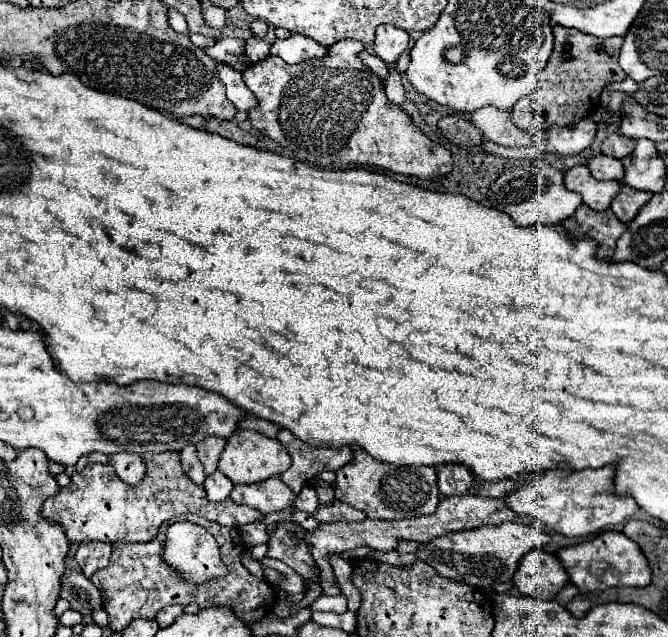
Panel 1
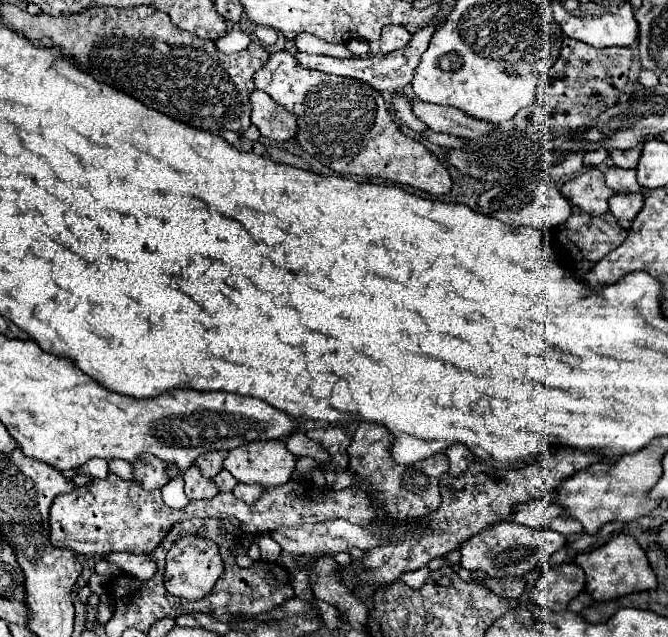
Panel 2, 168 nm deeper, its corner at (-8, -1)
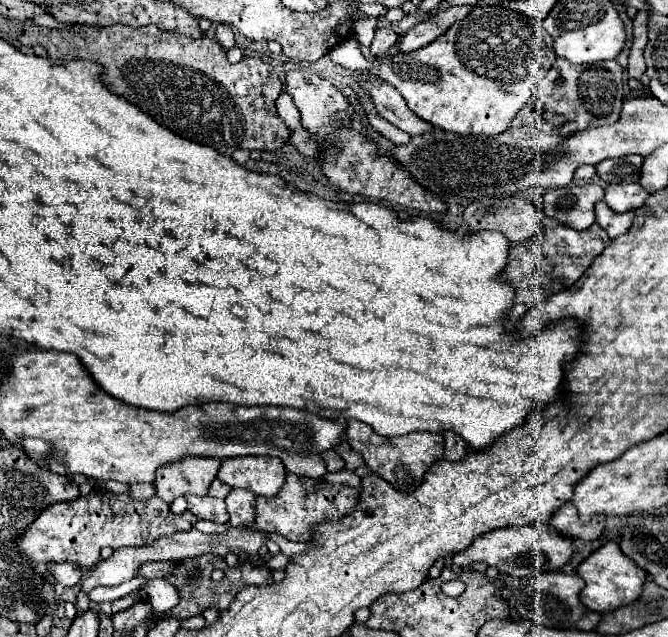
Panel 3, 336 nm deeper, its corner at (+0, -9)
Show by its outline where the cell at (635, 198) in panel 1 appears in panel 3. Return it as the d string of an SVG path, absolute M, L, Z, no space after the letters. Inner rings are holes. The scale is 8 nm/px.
M605 201L597 203L595 207L595 215L597 215L597 223L607 231L607 235L611 239L623 235L629 231L629 227L633 225L633 213L625 213L625 215L617 215Z

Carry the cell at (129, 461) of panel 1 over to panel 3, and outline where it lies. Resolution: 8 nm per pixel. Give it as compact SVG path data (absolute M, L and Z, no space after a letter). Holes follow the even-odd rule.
M185 457L177 463L161 465L155 477L157 497L171 503L179 495L207 495L219 465L221 459L213 457Z

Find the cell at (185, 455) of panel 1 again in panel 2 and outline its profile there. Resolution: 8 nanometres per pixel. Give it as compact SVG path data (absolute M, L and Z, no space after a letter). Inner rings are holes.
M191 465L185 473L183 473L183 479L185 479L185 493L187 497L193 501L193 499L209 499L213 495L217 495L217 487L211 479L205 479L201 475L201 469L197 465Z

